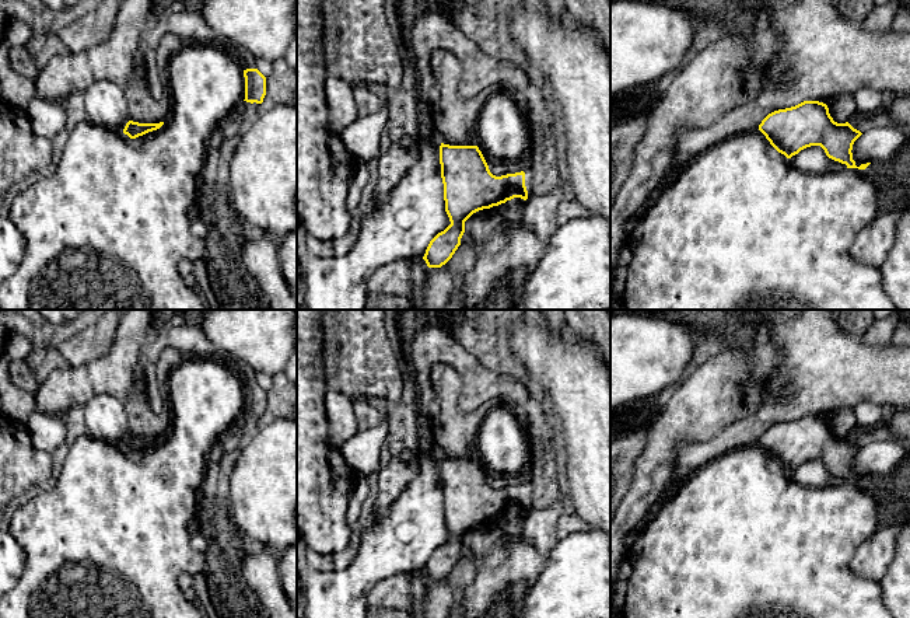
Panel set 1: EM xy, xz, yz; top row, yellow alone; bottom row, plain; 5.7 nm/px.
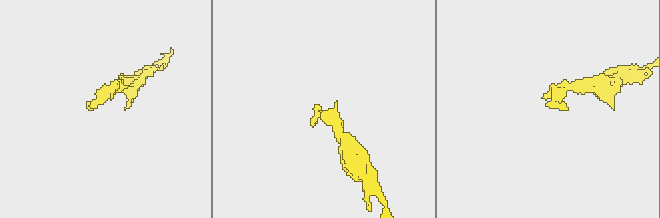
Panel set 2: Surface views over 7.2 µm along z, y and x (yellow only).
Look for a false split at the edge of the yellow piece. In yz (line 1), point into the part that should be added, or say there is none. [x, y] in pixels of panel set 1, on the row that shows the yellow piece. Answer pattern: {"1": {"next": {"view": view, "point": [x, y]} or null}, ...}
{"1": {"next": null}}

